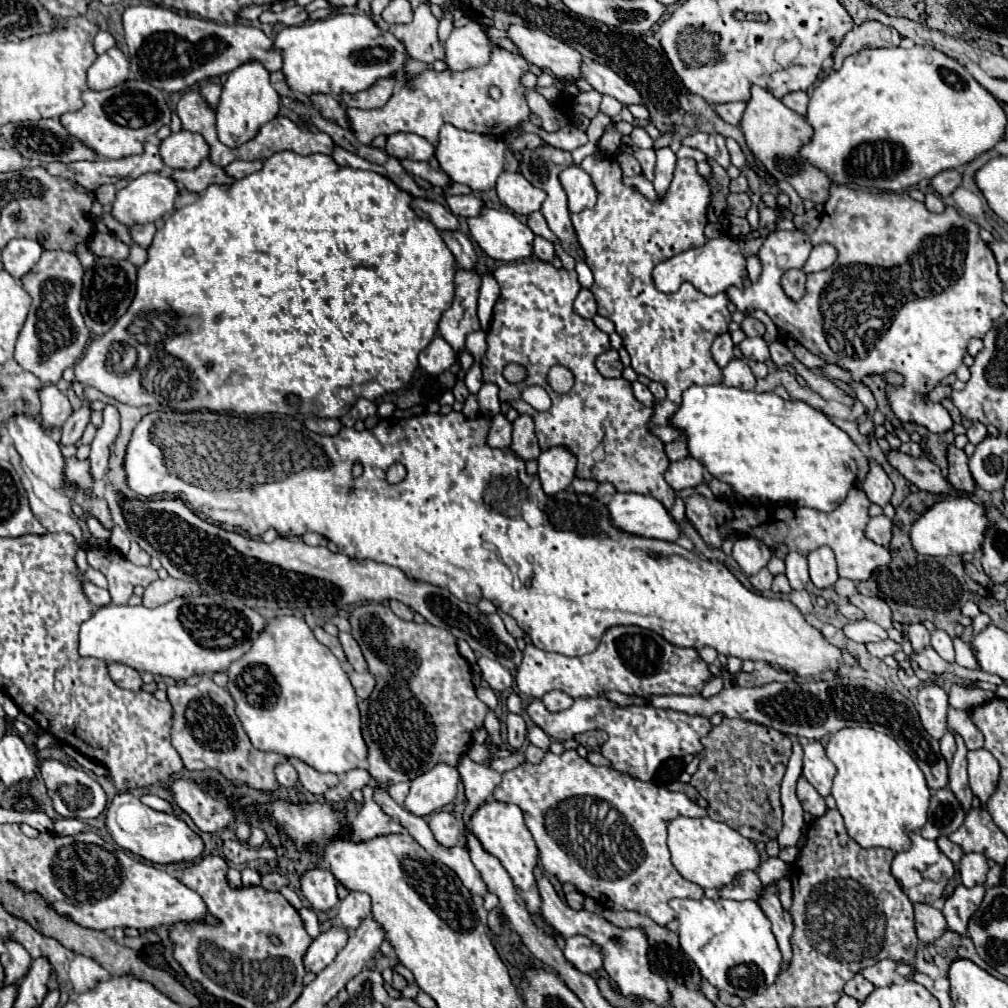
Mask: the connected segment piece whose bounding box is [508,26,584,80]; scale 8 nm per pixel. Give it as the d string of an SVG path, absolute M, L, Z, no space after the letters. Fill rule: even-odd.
M524 26L508 28L508 36L530 64L536 64L538 68L548 68L556 78L564 80L584 78L582 74L584 56L572 46L540 30L530 30Z

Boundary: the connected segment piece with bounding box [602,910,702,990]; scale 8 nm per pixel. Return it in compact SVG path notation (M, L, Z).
M604 910L602 916L618 926L618 928L640 928L646 932L648 936L648 960L650 960L650 970L656 972L658 976L662 976L664 980L672 982L672 984L680 984L680 986L686 986L686 988L698 988L698 984L702 982L702 974L700 970L696 968L696 964L684 954L684 950L680 948L680 942L678 942L678 934L676 932L670 932L668 928L662 928L658 926L656 922L652 922L648 916L642 916L638 912L616 912L616 910Z

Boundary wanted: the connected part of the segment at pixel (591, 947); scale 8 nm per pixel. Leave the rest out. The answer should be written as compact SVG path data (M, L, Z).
M578 934L566 940L564 956L568 962L572 962L580 972L586 974L598 974L602 970L604 952L598 944L594 944L590 938Z

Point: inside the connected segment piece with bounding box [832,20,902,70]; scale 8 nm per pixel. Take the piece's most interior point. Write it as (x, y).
(871, 34)

